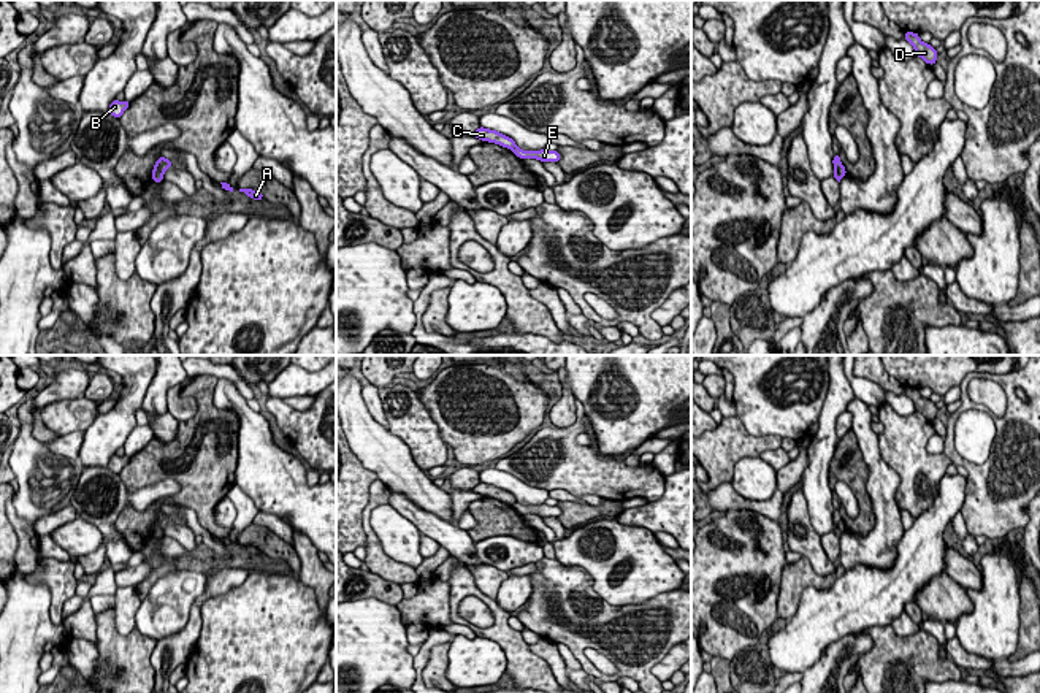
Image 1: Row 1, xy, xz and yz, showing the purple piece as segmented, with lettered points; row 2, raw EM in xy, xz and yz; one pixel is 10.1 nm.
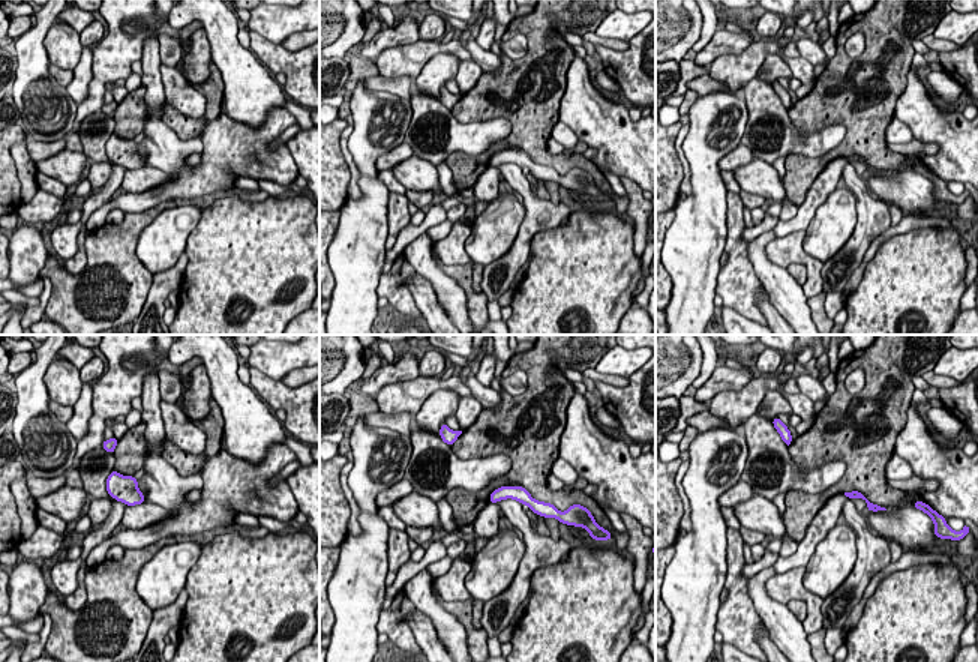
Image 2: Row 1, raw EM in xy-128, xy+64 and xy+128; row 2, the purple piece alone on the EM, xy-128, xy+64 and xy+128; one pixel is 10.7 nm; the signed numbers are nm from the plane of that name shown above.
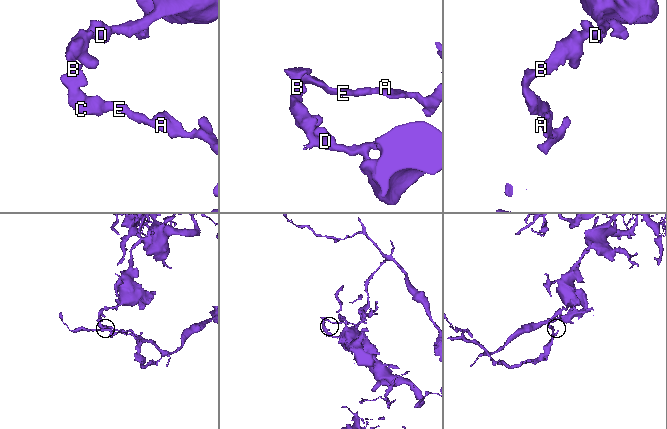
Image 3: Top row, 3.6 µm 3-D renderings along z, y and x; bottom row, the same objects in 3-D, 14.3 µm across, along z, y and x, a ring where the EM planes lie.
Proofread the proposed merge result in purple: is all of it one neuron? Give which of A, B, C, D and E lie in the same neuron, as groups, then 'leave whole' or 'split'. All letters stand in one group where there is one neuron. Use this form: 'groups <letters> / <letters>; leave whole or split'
groups A E / B C D; split

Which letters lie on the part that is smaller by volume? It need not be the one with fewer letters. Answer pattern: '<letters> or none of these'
A, E

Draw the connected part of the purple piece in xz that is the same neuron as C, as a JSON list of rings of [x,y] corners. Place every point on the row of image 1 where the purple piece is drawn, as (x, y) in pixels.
[[[479,127],[472,133],[472,136],[479,138],[480,141],[499,144],[499,146],[507,147],[510,151],[517,147],[515,141],[510,136],[506,136],[506,135],[496,132],[496,130],[490,130],[490,128],[485,128],[485,127]]]

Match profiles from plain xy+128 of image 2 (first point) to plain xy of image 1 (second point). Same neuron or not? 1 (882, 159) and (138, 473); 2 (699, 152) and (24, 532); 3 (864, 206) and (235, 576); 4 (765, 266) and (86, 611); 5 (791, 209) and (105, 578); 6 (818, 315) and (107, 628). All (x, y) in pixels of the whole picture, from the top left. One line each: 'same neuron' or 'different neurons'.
1: same neuron
2: different neurons
3: same neuron
4: same neuron
5: different neurons
6: same neuron

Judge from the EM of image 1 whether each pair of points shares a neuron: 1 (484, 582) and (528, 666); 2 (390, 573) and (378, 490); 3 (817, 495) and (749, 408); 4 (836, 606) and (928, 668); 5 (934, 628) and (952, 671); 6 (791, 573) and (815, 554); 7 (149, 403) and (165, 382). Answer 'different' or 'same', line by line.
1: different
2: same
3: different
4: different
5: different
6: different
7: same

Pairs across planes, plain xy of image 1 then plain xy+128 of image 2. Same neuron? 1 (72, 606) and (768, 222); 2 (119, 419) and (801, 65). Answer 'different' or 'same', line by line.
1: same
2: different

